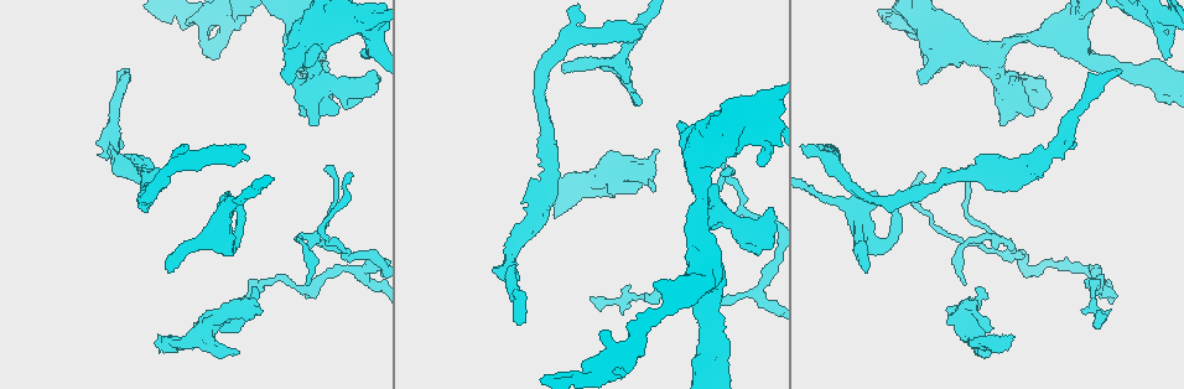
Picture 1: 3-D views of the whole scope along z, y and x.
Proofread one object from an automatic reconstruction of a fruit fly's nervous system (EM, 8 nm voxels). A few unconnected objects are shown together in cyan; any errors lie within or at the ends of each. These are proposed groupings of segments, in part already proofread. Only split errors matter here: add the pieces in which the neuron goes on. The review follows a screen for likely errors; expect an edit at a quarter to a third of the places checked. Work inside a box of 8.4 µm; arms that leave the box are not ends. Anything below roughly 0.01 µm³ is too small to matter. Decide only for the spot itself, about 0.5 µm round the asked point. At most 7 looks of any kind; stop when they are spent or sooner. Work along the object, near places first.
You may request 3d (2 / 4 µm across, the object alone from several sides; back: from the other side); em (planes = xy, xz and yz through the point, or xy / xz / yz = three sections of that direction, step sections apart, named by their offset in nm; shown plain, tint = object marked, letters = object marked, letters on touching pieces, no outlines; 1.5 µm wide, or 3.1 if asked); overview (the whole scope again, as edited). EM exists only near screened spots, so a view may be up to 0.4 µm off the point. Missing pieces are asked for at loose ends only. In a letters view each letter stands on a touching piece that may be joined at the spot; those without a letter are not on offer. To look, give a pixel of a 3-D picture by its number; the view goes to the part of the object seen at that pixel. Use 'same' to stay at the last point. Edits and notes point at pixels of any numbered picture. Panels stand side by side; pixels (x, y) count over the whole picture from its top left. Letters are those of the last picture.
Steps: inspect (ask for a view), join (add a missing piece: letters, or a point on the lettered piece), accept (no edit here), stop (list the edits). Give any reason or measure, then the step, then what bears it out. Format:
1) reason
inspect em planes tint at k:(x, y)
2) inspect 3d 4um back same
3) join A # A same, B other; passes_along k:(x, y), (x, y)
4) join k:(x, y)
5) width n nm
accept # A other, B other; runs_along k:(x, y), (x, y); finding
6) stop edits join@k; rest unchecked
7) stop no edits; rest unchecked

end of a long branch
inspect em yz step 8 letters at 1:(122, 72)

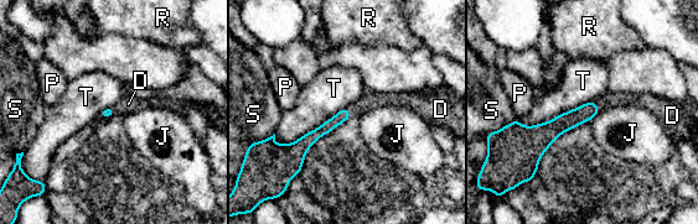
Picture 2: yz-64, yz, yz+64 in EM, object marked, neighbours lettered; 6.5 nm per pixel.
inspect em xz step 4 letters same

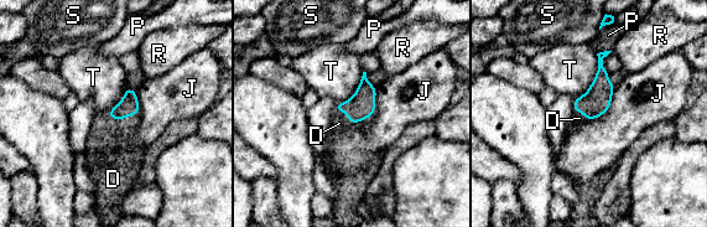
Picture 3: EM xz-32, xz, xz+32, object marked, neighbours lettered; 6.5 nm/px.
join D # D same, J other, P other, R other, S other, T other; it goes on there

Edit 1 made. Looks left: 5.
redraw
inspect overview

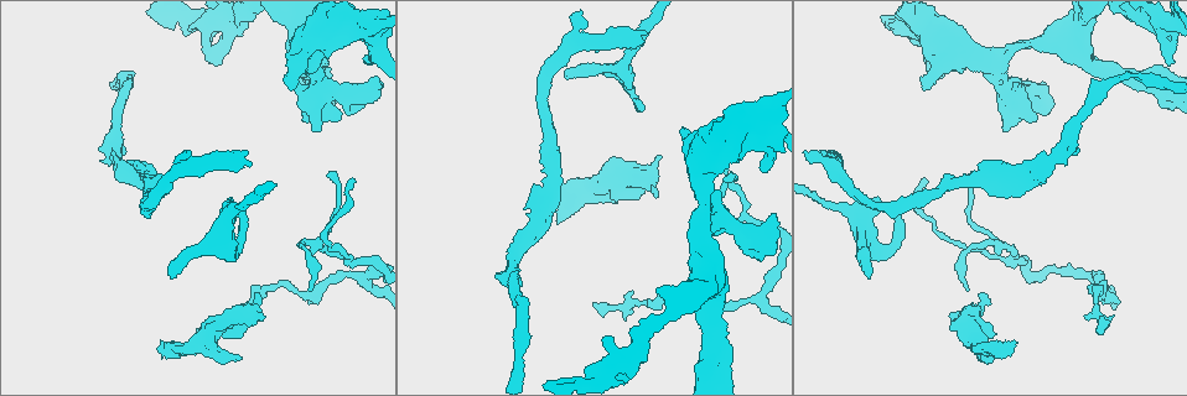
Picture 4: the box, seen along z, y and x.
thick end
inspect 3d 4um at 4:(653, 189)

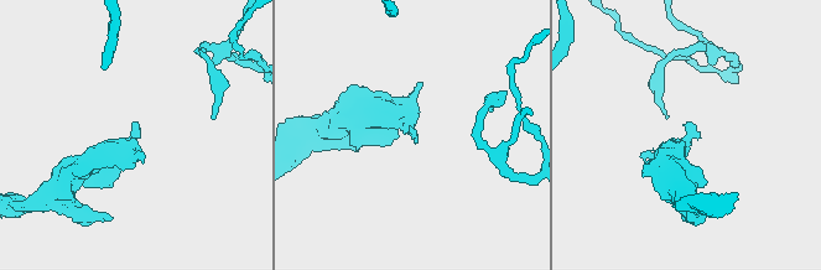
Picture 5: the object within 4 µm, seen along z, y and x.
inspect em xz step 4 letters at 5:(131, 123)

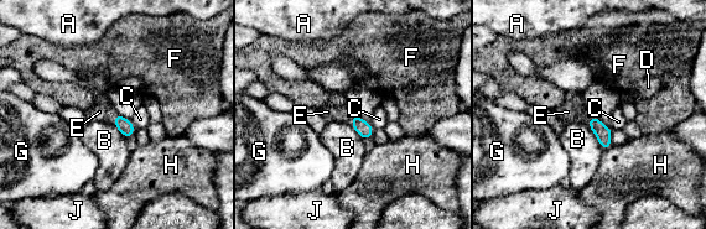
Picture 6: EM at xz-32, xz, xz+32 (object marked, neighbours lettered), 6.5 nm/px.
cut it another way
inspect em planes letters same

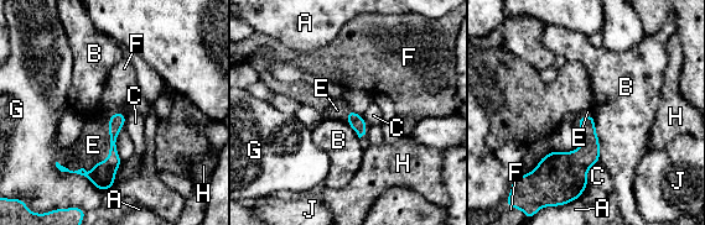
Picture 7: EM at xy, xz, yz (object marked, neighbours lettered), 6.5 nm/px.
join E # A other, B other, C other, E same, F other, G other, H other, J other; passes_along 7:(103, 174), (105, 160), (93, 145); it goes on there

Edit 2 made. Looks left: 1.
free end
inspect em yz step 8 letters at 4:(571, 76)

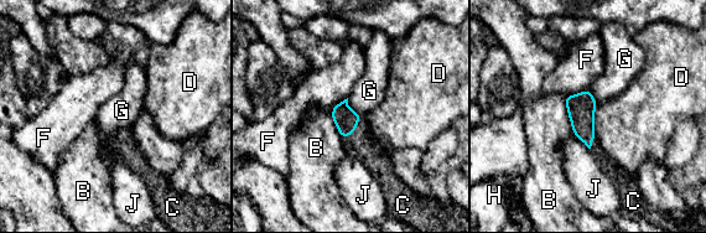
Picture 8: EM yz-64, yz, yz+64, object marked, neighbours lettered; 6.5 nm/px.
join C # B other, C same, D other, F other, G other, H other, J other; the neuron continues

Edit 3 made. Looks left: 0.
stop edits join@3, join@7, join@8; rest unchecked

